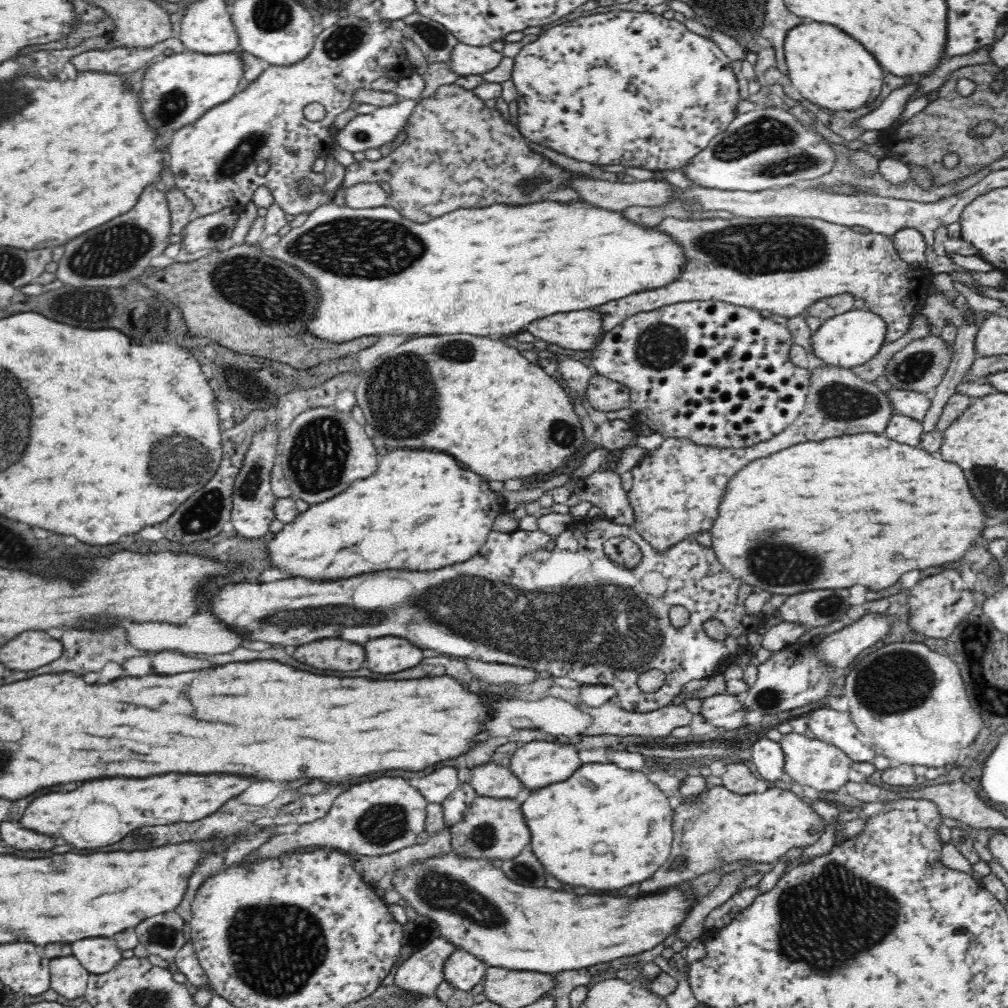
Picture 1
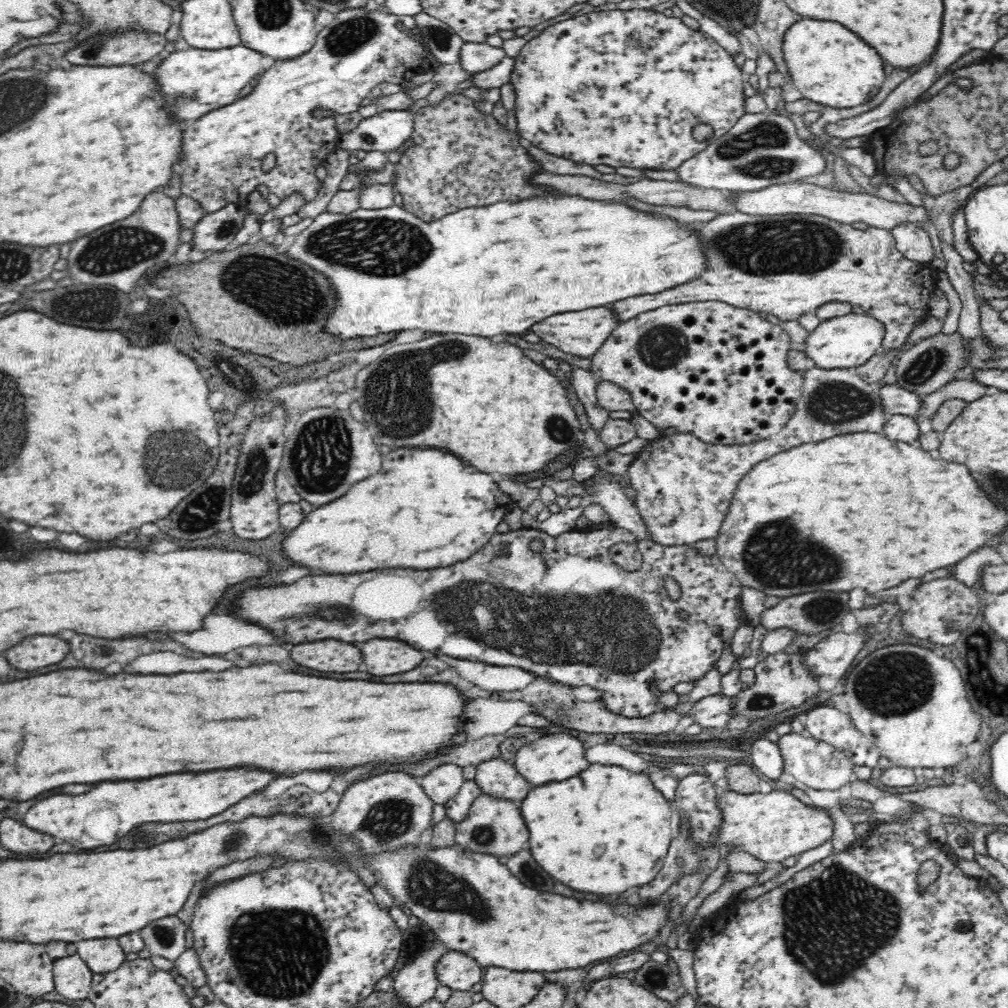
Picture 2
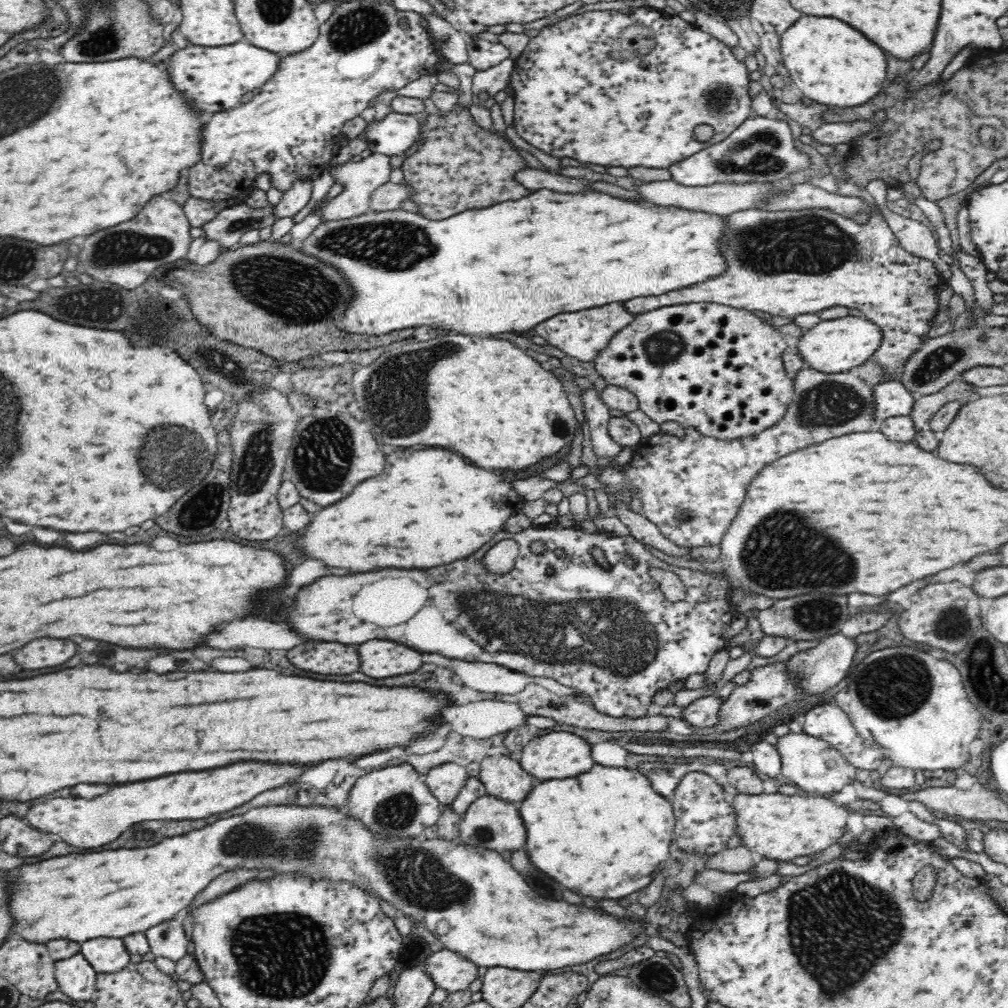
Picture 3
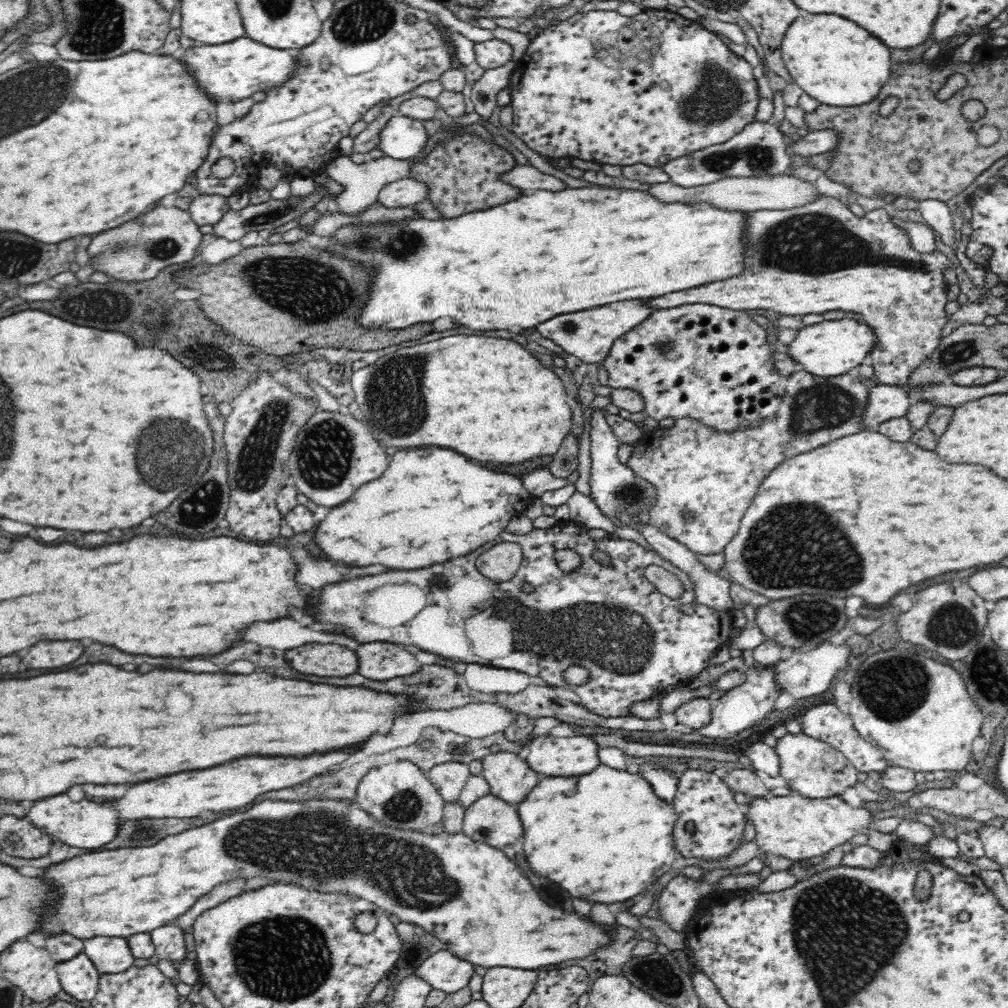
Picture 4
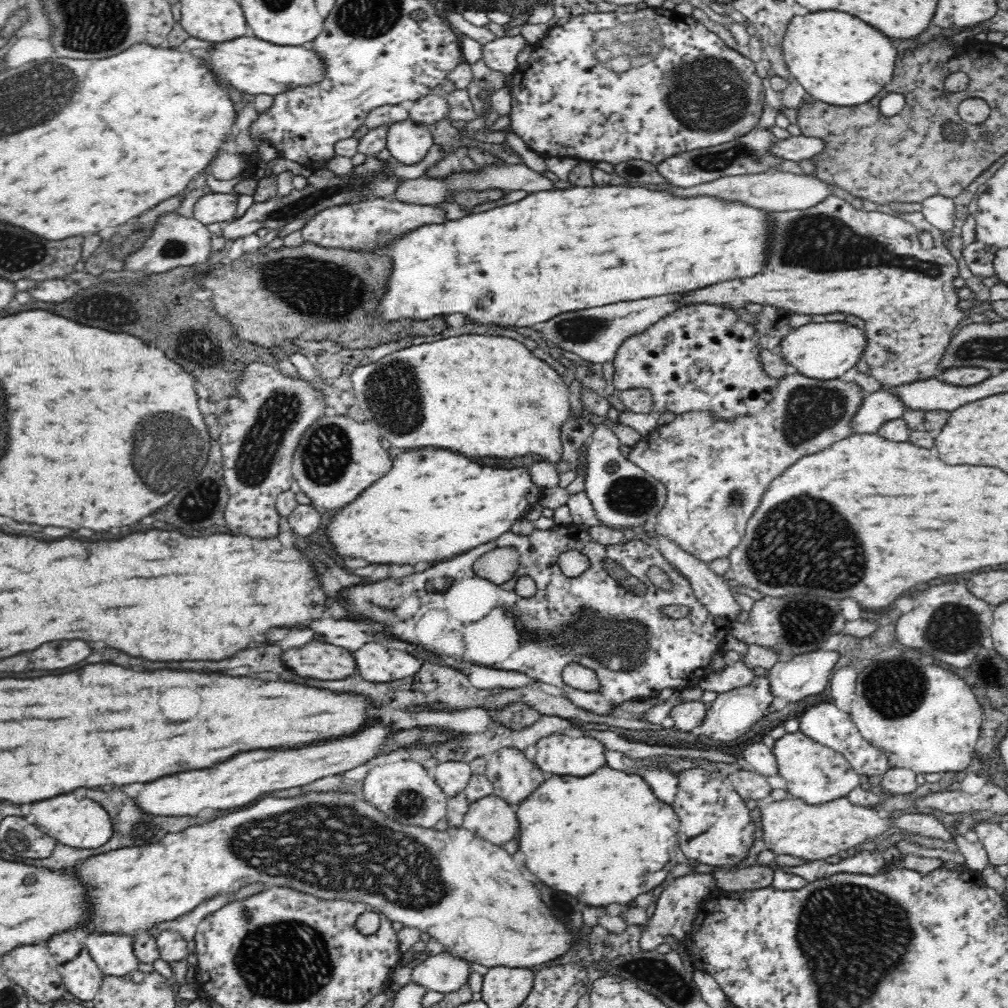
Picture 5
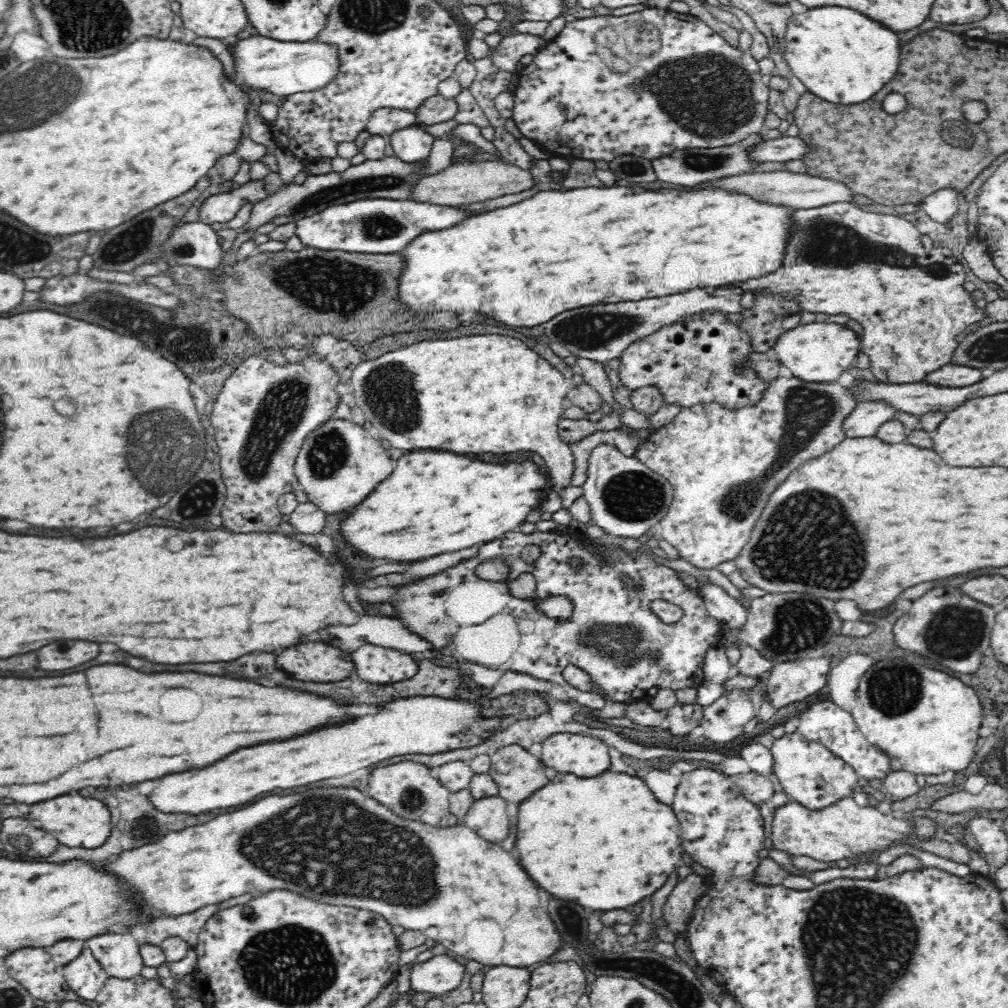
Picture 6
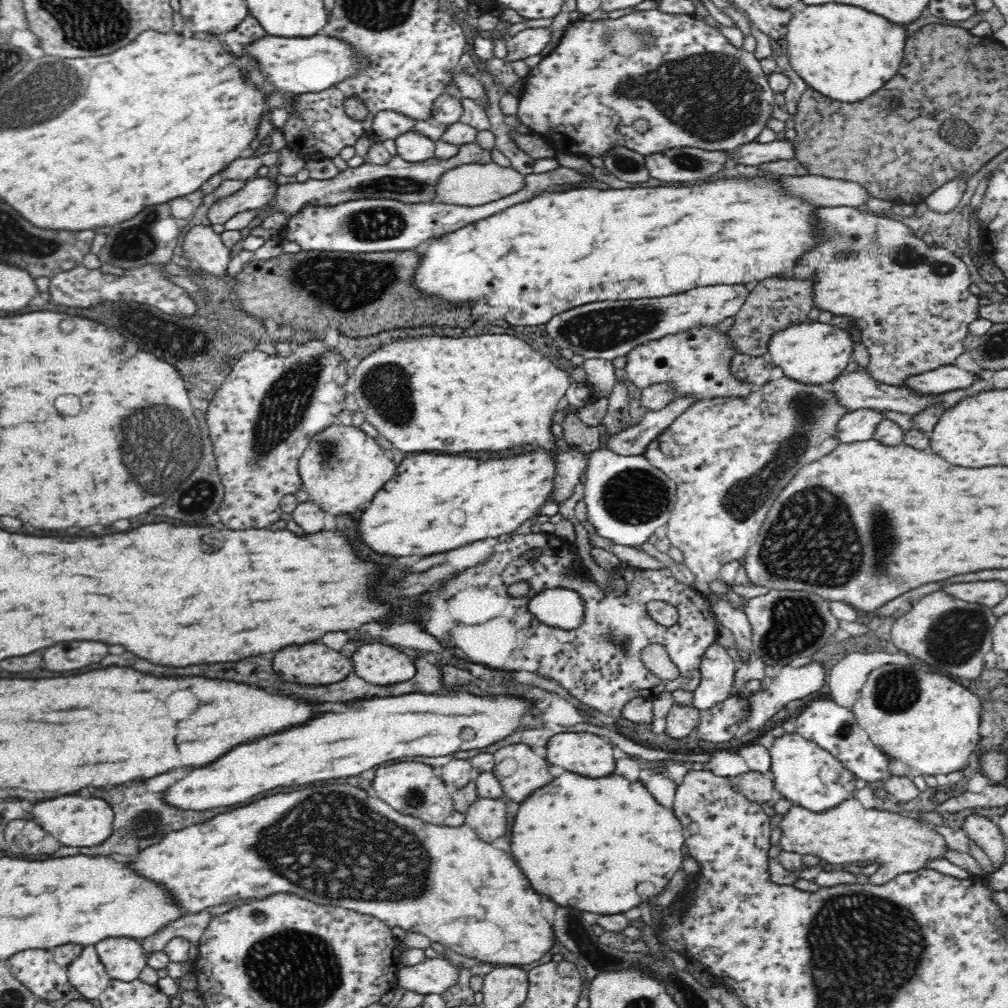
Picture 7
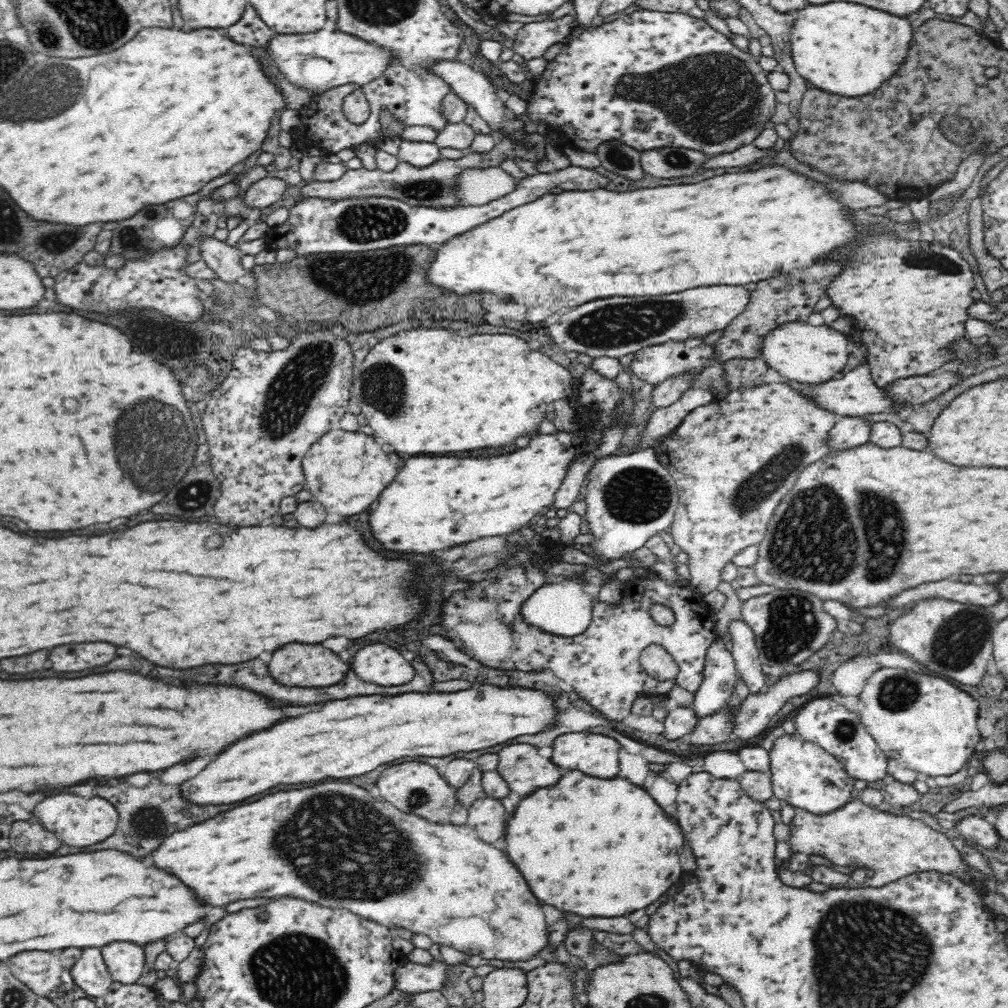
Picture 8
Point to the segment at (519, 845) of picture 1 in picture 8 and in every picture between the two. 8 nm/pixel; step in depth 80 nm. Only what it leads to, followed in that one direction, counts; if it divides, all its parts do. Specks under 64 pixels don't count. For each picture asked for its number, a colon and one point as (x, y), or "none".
2: (492, 825)
3: (489, 822)
4: (491, 820)
5: (491, 818)
6: (487, 816)
7: (487, 816)
8: (487, 816)

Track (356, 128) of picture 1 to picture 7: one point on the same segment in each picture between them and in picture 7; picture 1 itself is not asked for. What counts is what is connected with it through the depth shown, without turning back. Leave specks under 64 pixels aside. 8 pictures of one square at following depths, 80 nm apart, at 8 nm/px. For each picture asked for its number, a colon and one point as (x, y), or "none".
2: (388, 130)
3: (397, 134)
4: (403, 138)
5: (409, 142)
6: (413, 144)
7: (413, 146)

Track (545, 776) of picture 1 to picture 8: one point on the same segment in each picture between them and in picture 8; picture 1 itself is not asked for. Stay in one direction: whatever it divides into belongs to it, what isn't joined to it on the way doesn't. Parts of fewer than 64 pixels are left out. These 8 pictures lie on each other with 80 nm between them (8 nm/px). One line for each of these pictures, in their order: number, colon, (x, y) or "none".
2: (559, 756)
3: (560, 754)
4: (553, 756)
5: (559, 754)
6: (587, 756)
7: (582, 752)
8: (594, 754)

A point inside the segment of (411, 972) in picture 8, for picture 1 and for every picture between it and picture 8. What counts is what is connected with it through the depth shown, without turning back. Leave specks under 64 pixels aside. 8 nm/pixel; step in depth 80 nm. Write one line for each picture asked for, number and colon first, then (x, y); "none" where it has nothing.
1: (464, 971)
2: (459, 972)
3: (445, 968)
4: (442, 970)
5: (442, 972)
6: (440, 974)
7: (433, 976)

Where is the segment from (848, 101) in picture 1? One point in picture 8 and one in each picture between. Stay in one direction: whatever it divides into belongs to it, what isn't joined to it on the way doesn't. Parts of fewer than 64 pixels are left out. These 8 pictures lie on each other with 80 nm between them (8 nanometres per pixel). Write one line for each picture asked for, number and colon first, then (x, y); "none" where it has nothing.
2: (830, 65)
3: (833, 64)
4: (834, 60)
5: (839, 59)
6: (843, 56)
7: (845, 52)
8: (850, 49)

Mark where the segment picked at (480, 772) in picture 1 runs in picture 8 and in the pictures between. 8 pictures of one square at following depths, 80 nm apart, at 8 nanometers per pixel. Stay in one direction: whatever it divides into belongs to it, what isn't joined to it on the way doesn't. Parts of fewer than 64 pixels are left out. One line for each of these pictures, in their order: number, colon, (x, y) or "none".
2: (498, 778)
3: (504, 778)
4: (511, 778)
5: (514, 777)
6: (518, 773)
7: (520, 771)
8: (521, 765)

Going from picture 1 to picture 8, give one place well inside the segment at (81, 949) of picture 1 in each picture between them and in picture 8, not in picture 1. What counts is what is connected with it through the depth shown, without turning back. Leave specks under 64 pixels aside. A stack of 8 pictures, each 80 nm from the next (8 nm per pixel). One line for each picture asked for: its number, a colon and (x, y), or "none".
2: (103, 955)
3: (107, 955)
4: (112, 955)
5: (114, 953)
6: (119, 954)
7: (123, 958)
8: (125, 962)

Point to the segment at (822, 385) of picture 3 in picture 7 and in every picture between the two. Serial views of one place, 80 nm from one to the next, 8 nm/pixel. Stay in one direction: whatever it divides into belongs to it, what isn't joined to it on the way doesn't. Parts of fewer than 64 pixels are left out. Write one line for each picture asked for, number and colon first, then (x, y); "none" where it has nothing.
4: (707, 478)
5: (716, 469)
6: (724, 463)
7: (730, 457)

